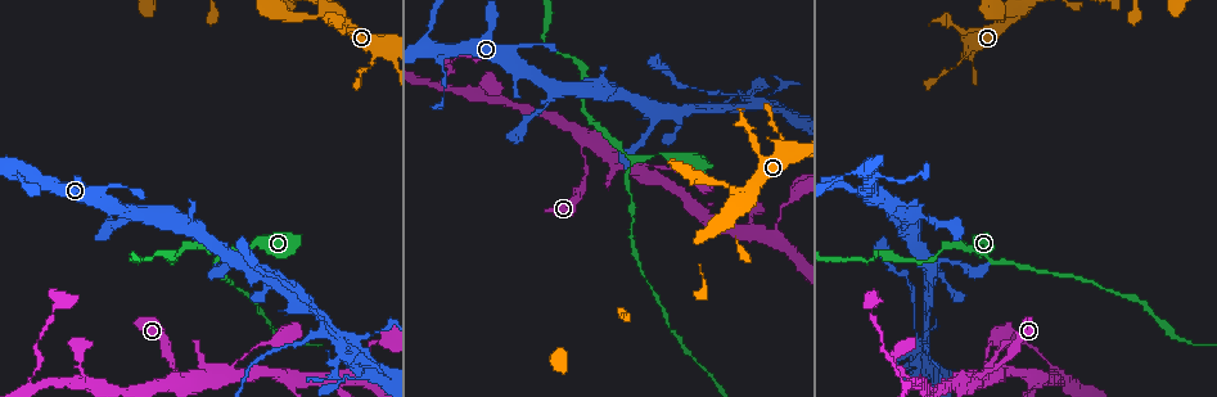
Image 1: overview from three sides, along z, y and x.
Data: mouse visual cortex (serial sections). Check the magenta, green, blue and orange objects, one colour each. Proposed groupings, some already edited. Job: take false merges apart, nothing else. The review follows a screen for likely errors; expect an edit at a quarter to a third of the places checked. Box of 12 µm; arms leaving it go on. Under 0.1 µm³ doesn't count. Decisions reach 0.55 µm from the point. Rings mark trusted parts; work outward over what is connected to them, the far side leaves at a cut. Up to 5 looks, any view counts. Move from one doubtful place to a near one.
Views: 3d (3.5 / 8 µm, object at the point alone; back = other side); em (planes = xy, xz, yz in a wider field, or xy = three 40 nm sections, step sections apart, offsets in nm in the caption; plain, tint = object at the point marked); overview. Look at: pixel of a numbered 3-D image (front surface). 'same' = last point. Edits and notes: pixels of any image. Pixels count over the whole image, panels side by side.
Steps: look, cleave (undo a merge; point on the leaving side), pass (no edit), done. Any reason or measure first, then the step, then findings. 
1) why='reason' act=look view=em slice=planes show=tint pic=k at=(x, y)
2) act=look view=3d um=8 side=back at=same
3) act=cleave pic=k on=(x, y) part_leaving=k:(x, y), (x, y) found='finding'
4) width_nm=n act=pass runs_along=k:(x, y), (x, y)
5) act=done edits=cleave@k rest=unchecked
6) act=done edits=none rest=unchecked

why='narrows sharply' act=look view=3d um=8 pic=1 at=(634, 158)

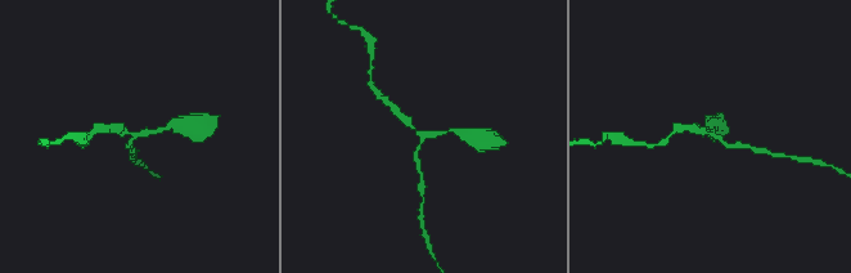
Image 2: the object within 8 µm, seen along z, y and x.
why='zoom in' act=look view=3d um=3.5 pic=2 at=(428, 135)

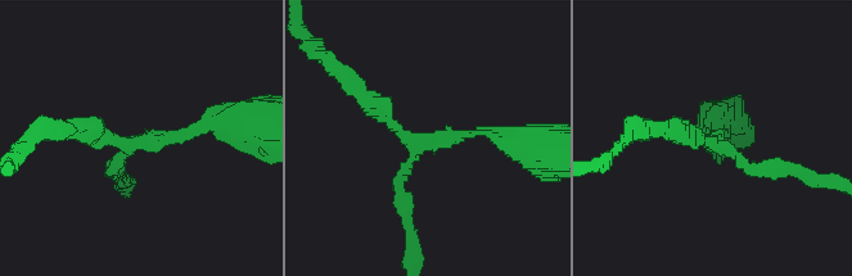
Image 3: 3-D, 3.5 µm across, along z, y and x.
arms=3 arm_widths_nm=150,200,200 why='now the EM' act=look view=em slice=planes show=tint pic=3 at=(716, 144)

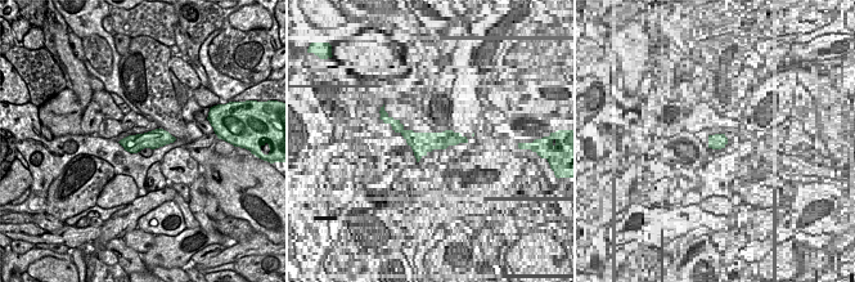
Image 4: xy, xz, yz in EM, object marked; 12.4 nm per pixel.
act=pass found='one cell here'

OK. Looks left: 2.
act=look view=3d um=3.5 pic=1 at=(339, 333)

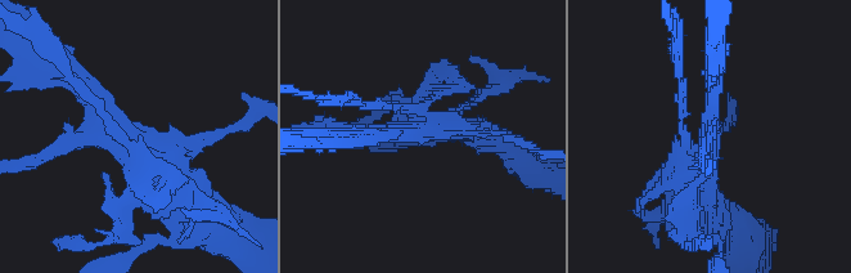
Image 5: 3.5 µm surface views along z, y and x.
why='shape alone is not enough' act=look view=em slice=planes show=tint pic=5 at=(130, 135)

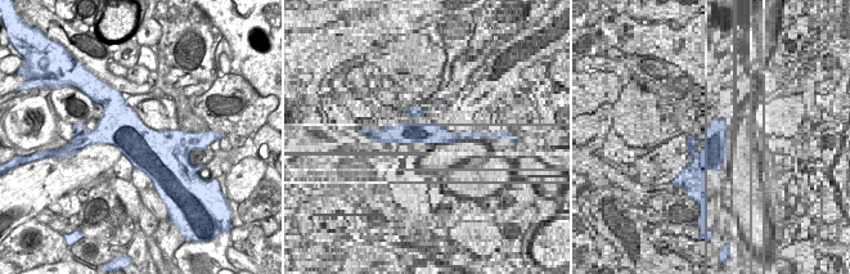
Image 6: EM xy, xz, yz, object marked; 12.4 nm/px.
act=pass runs_along=5:(72, 72), (190, 200) found='all the same cell'

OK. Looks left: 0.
act=done edits=none rest=unchecked

